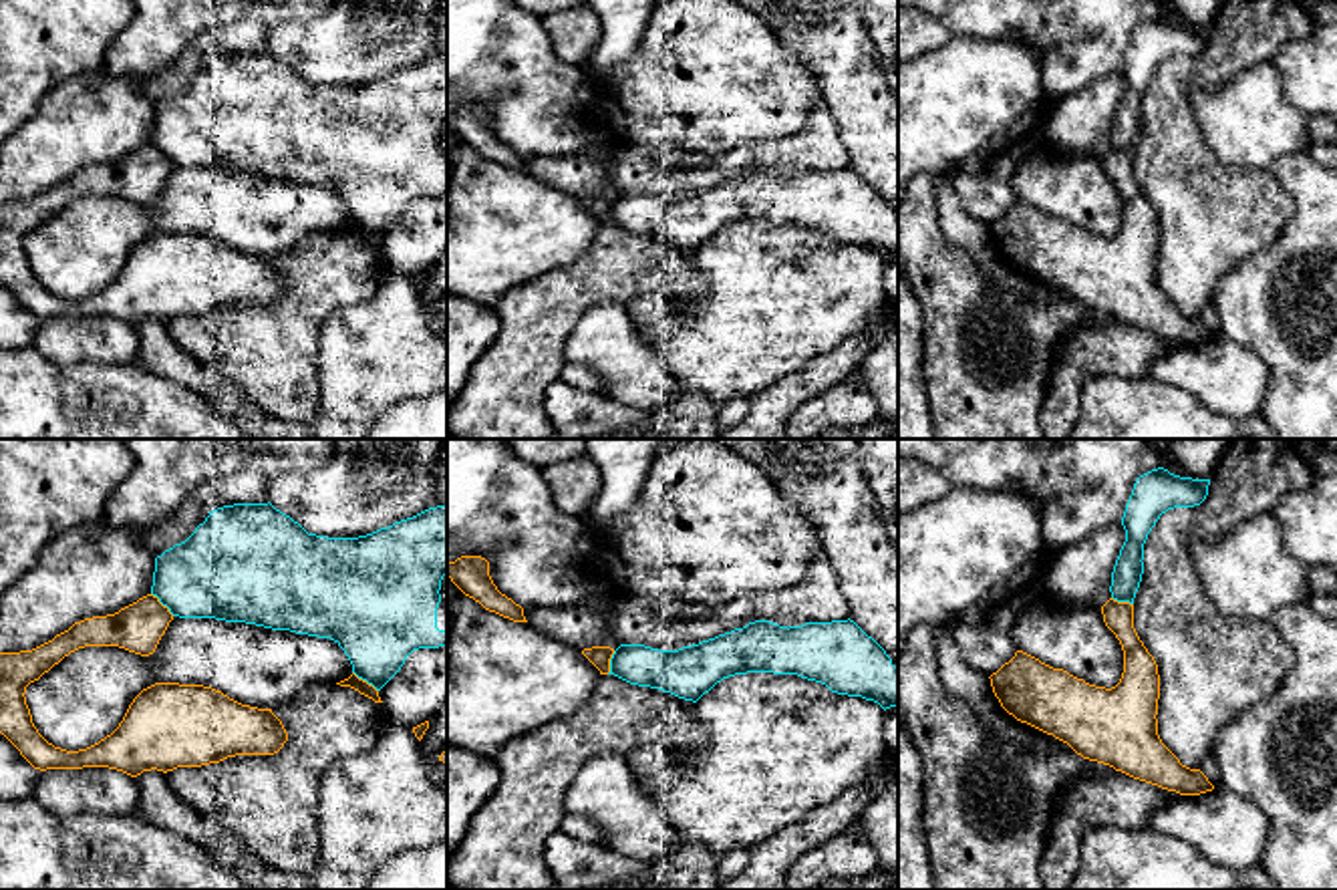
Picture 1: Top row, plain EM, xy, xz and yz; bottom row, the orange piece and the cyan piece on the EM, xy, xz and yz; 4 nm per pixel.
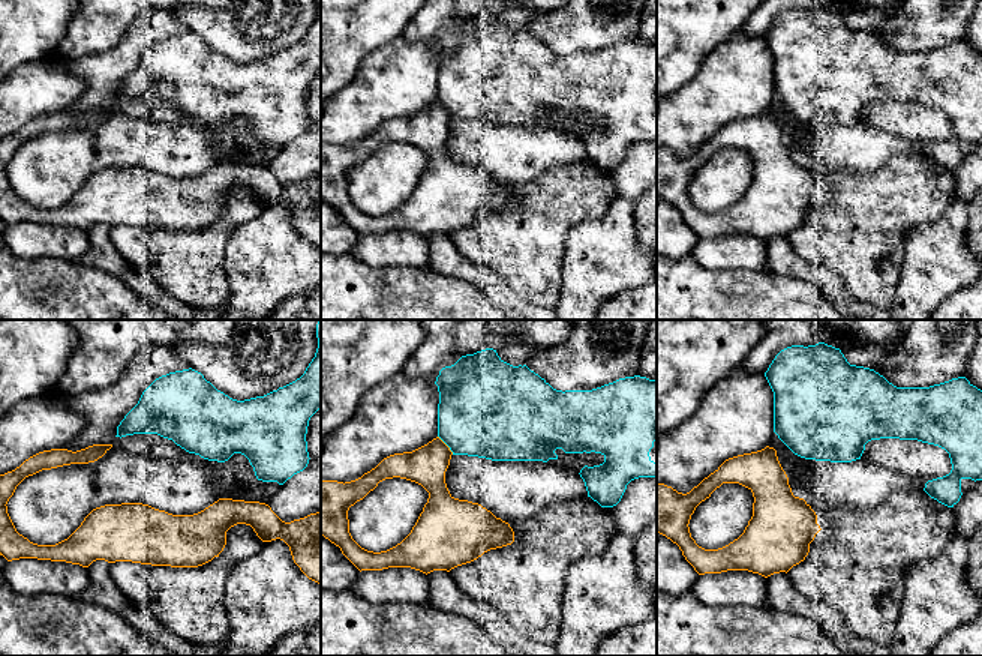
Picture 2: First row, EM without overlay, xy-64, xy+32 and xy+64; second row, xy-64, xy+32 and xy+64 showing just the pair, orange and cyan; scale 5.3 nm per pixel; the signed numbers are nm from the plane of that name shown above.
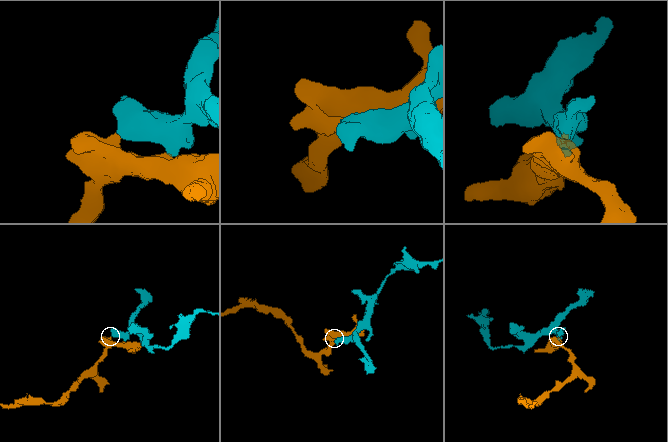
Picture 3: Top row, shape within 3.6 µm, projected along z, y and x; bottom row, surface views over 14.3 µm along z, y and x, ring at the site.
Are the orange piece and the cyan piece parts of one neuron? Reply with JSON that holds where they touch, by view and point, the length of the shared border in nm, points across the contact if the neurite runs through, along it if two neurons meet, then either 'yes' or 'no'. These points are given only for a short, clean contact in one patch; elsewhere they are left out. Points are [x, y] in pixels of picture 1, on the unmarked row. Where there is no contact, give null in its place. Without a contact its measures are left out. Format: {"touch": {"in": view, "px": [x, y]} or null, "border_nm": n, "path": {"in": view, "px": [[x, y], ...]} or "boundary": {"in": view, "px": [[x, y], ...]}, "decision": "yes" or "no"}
{"touch": {"in": "xy", "px": [162, 154]}, "border_nm": 130, "decision": "no"}

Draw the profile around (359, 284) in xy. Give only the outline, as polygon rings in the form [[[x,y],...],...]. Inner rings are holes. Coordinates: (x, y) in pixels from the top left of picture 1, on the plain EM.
[[[312,234],[272,258],[288,290],[274,304],[236,304],[165,322],[187,354],[234,381],[266,415],[312,425],[318,340],[328,314],[368,302],[391,270],[383,252],[350,236]]]

